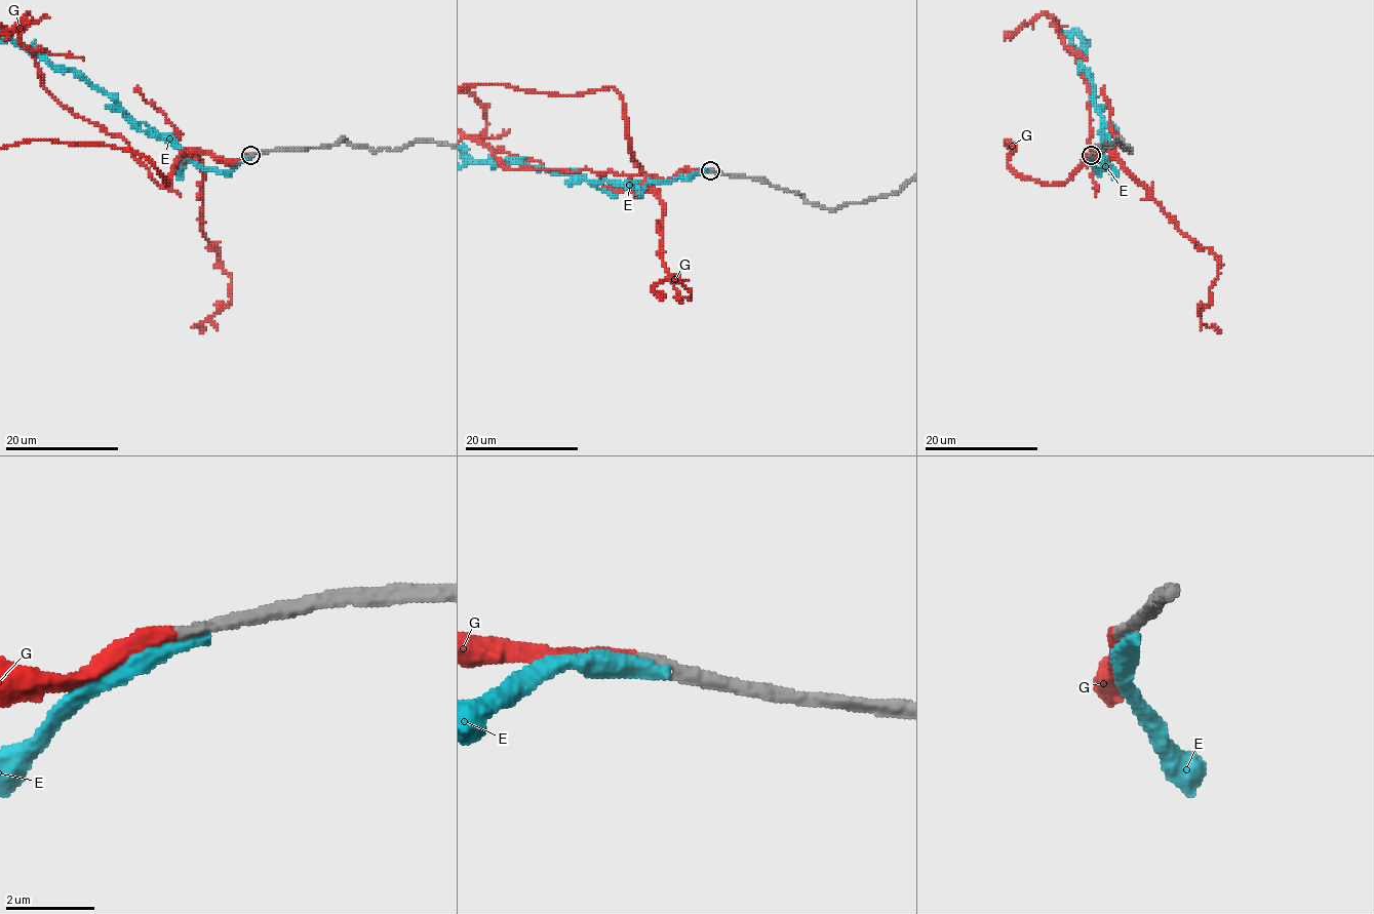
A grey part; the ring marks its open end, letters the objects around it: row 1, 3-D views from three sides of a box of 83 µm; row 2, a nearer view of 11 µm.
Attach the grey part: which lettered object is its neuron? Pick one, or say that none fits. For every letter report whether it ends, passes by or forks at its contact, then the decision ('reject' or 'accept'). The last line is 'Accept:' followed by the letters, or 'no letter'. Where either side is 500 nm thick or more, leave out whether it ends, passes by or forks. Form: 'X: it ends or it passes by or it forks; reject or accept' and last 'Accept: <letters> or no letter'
E: it ends; reject
G: it ends; accept
Accept: G

